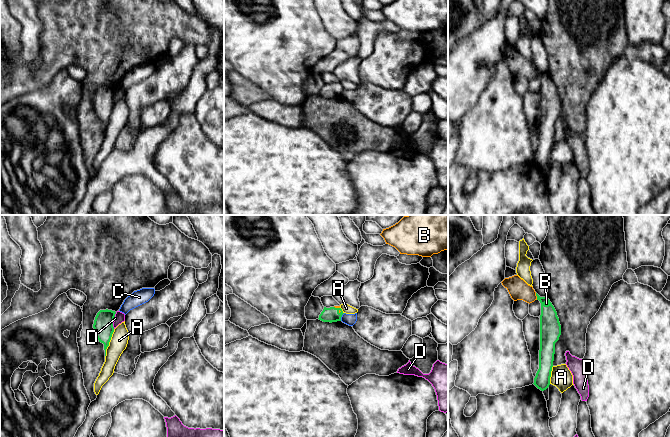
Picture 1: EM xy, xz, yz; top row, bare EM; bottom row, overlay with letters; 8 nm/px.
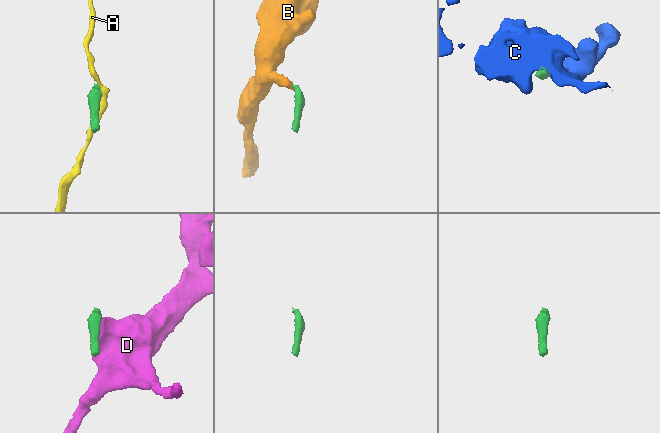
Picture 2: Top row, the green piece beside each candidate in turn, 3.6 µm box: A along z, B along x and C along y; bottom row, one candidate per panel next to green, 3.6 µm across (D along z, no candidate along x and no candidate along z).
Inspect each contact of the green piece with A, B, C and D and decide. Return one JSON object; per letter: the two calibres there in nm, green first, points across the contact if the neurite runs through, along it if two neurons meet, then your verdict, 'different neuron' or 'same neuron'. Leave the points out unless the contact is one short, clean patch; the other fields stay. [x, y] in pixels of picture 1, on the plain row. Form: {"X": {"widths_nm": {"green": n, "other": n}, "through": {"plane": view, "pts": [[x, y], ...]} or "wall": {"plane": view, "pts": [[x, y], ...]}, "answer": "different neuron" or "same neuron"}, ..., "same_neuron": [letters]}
{"A": {"widths_nm": {"green": 160, "other": 140}, "answer": "different neuron"}, "B": {"widths_nm": {"green": 160, "other": 160}, "through": {"plane": "yz", "pts": [[549, 98], [547, 84], [536, 71], [529, 71], [518, 65]]}, "answer": "same neuron"}, "C": {"widths_nm": {"green": 120, "other": 100}, "wall": {"plane": "xz", "pts": [[344, 89], [340, 96]]}, "answer": "different neuron"}, "D": {"widths_nm": {"green": 160, "other": 80}, "wall": {"plane": "xy", "pts": [[116, 88], [113, 94], [113, 104]]}, "answer": "different neuron"}, "same_neuron": ["B"]}

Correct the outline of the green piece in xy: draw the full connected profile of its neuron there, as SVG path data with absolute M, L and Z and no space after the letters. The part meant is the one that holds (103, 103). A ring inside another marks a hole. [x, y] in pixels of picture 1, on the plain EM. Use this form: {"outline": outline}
{"outline": "M100 86L94 96L93 104L99 118L104 120L105 132L112 110L114 108L113 98L116 88L112 86Z"}

